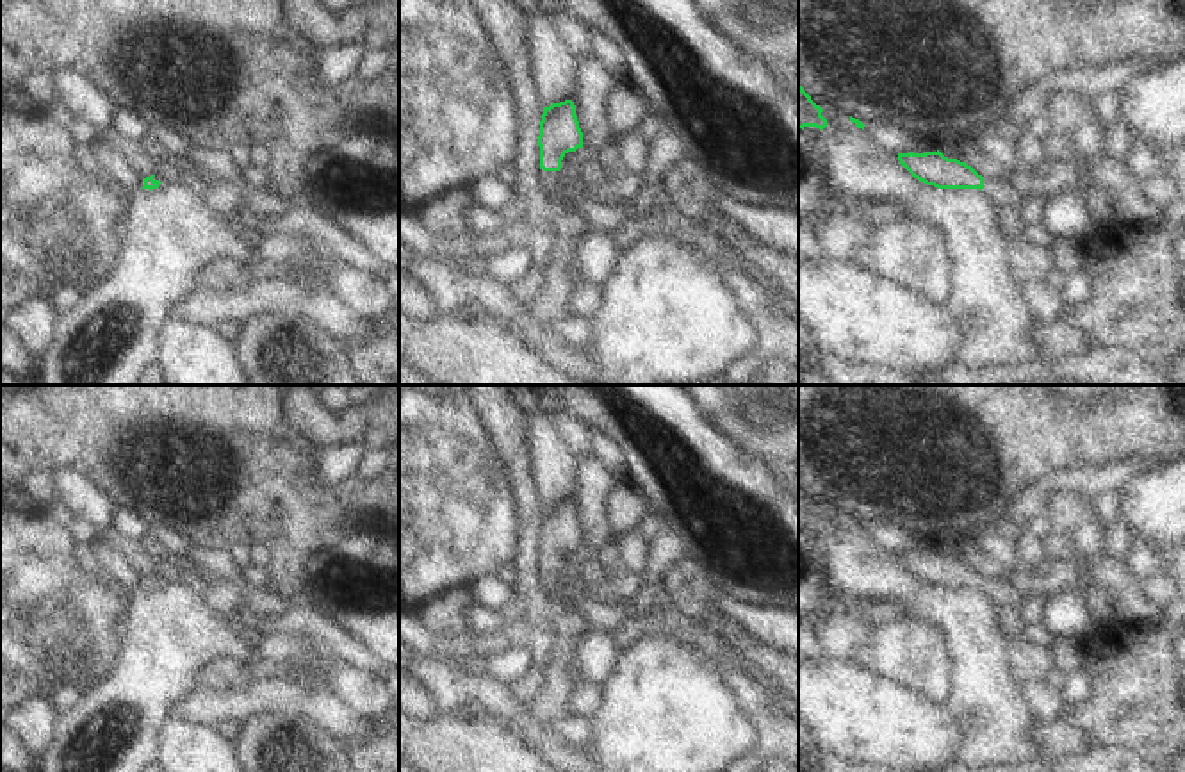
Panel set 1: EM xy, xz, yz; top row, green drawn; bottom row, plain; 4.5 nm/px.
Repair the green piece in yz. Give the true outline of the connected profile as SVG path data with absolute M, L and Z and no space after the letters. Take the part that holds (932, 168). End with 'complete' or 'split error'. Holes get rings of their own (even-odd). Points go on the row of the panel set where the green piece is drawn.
M937 152L898 153L900 164L919 182L937 189L980 189L996 209L1014 209L1023 212L1026 201L1035 194L1021 191L1005 180L984 178L971 166Z; split error

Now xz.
M572 100L543 107L540 121L540 185L549 187L563 180L561 160L568 152L583 148L583 132Z; split error

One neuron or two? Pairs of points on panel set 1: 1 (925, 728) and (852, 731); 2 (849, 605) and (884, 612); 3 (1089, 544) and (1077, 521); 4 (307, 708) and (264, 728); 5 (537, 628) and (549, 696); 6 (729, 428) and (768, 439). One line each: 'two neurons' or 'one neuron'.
1: one neuron
2: one neuron
3: one neuron
4: two neurons
5: two neurons
6: one neuron

